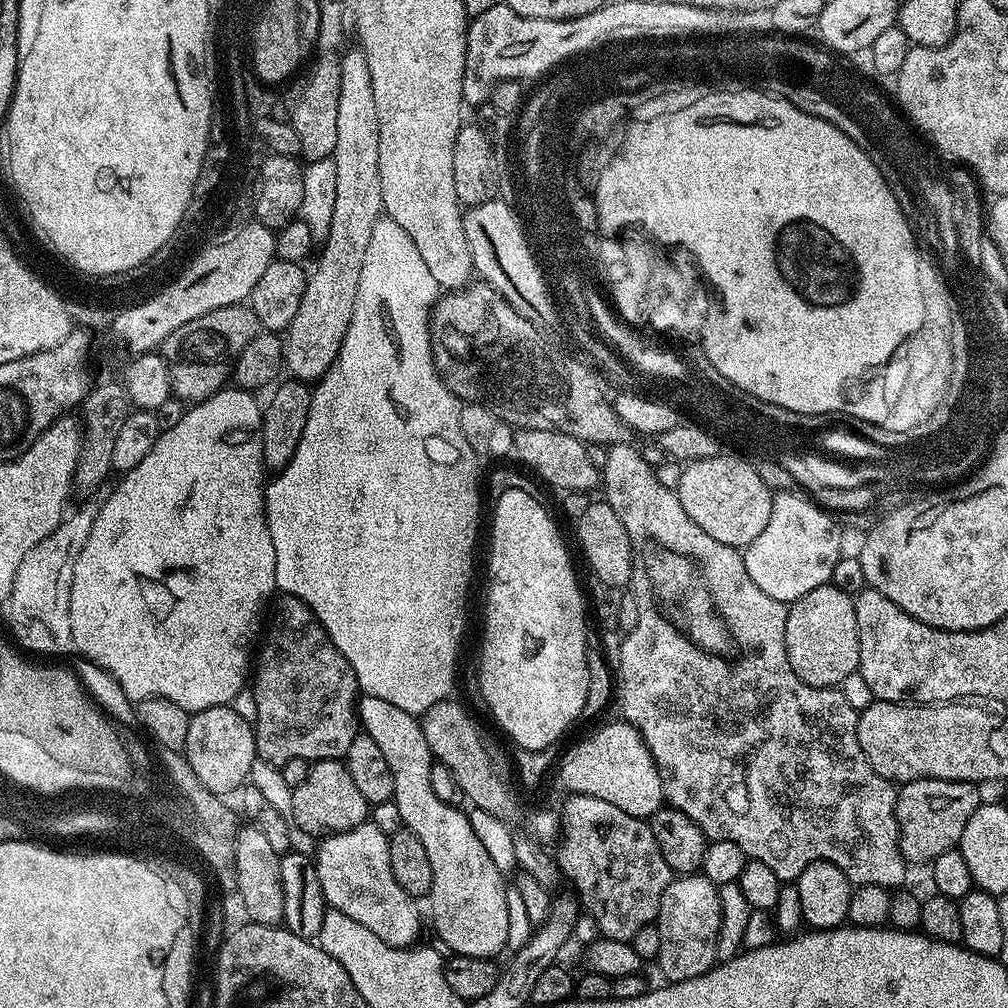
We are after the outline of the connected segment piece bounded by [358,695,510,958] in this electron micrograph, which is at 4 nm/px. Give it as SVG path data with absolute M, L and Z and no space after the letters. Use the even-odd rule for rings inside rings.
M361 695L358 700L359 727L374 743L382 749L386 763L390 765L390 774L394 774L394 794L398 811L402 814L404 828L413 832L422 842L426 854L430 857L432 870L432 924L440 935L440 940L449 949L449 953L458 956L479 956L481 958L496 958L503 950L504 944L509 943L508 935L508 897L509 891L504 890L505 873L497 867L494 858L486 854L486 846L478 842L478 834L474 834L472 821L467 815L463 816L459 807L442 802L434 794L434 786L430 786L430 770L434 757L430 746L426 746L426 734L423 723L406 710L398 710L391 702L383 698Z

